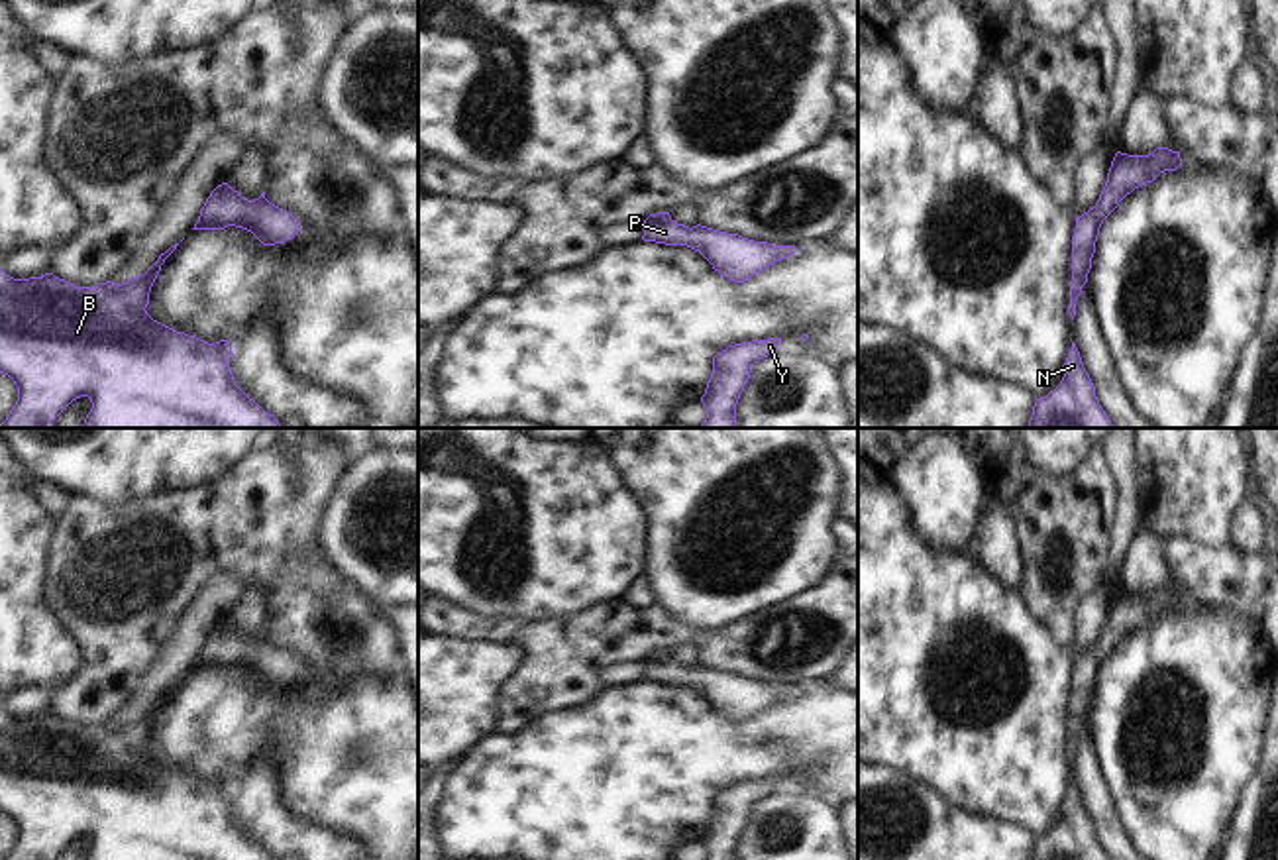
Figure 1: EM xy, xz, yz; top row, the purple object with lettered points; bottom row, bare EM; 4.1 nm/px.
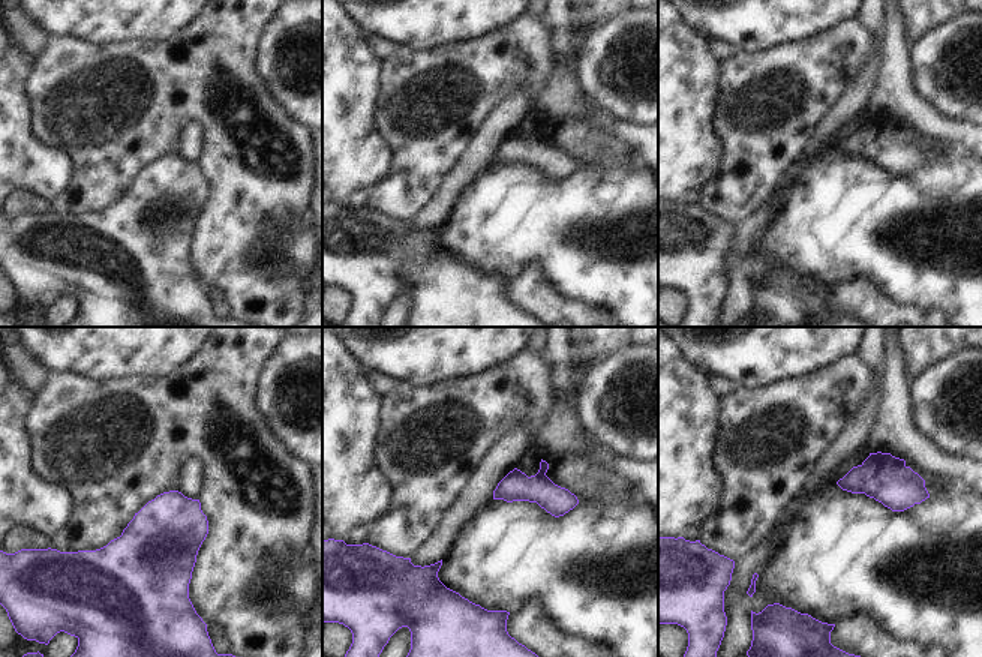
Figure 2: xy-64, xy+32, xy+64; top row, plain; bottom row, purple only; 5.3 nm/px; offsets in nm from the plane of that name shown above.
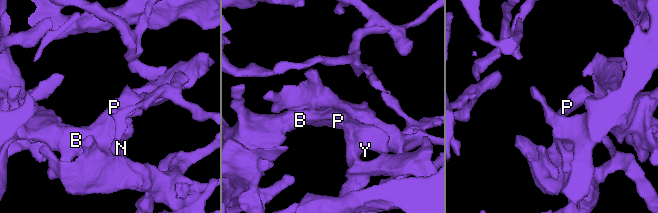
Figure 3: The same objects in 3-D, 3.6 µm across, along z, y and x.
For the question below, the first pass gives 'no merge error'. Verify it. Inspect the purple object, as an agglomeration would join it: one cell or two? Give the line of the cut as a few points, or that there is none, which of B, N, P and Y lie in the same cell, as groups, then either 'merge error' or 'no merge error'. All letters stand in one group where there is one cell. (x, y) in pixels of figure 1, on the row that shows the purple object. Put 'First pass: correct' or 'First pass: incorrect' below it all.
no cut | B N P Y | no merge error
First pass: correct

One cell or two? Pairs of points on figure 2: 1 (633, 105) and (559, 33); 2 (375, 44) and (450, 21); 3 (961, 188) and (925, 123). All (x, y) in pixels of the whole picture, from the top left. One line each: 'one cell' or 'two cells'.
1: two cells
2: two cells
3: two cells

